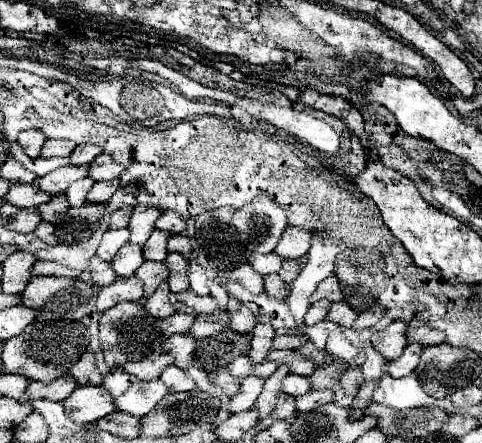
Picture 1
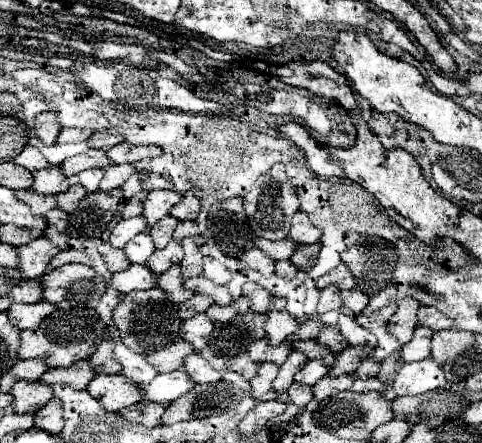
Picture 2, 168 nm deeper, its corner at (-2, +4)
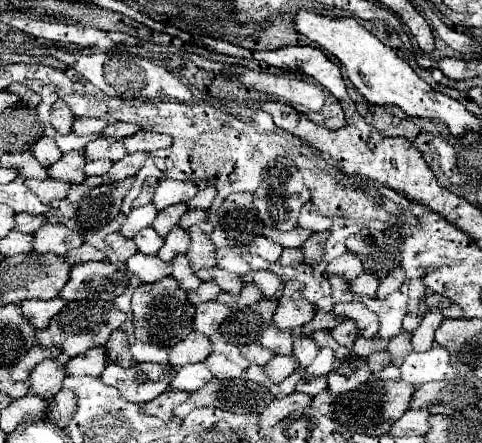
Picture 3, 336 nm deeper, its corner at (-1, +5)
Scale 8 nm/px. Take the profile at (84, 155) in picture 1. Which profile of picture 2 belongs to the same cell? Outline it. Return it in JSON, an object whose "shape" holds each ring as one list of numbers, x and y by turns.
{"shape":[[94,133,88,141,86,141,86,145,90,147,90,149,102,149,102,151,106,151,108,147,112,147,114,143,120,143,120,139,116,137,116,135,110,135,110,133]]}

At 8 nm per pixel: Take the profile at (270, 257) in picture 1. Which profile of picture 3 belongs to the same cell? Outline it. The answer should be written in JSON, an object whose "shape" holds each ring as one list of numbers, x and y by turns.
{"shape":[[293,228,293,230,289,230,289,232,279,232,279,230,273,230,271,232,273,236,273,240,277,240,279,244,283,244,285,248,299,248,313,232,309,232,309,230,305,230,305,228]]}

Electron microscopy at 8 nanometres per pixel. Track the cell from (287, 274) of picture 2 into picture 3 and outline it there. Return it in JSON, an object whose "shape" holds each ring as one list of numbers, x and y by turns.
{"shape":[[285,248,283,254,281,254,281,258,279,258,279,262,281,262,283,266,295,266,295,264,301,264,301,262,303,262,303,252,301,252,301,248,297,248,297,250]]}

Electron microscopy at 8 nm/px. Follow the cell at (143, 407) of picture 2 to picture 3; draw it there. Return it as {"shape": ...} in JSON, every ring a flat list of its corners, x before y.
{"shape":[[167,390,167,392,163,392,161,396,157,396,155,400,151,400,151,402,147,402,147,404,143,404,143,410,147,412,147,414,153,414,153,416,157,416,157,418,161,418,161,420,171,420,173,418,173,408,177,406,177,404,181,404,181,402,185,402,189,398,189,392,181,392,181,390]]}

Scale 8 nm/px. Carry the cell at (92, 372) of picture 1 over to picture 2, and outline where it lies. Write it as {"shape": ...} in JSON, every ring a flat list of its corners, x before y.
{"shape":[[102,341,98,349,88,357,88,363,94,369,94,373,114,375,120,371,120,365,112,357,112,347,114,347,114,341]]}

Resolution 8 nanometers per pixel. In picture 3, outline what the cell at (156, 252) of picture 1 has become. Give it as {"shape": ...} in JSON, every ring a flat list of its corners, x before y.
{"shape":[[181,202,181,204,175,204,175,206,169,206,169,208,165,208,165,210,161,210,159,214,157,214,157,218,155,218,155,222,153,222,153,228,155,228,155,232,159,232,161,236,165,236,177,222,179,222,179,218,187,212,189,208,187,208,187,204,185,202]]}

